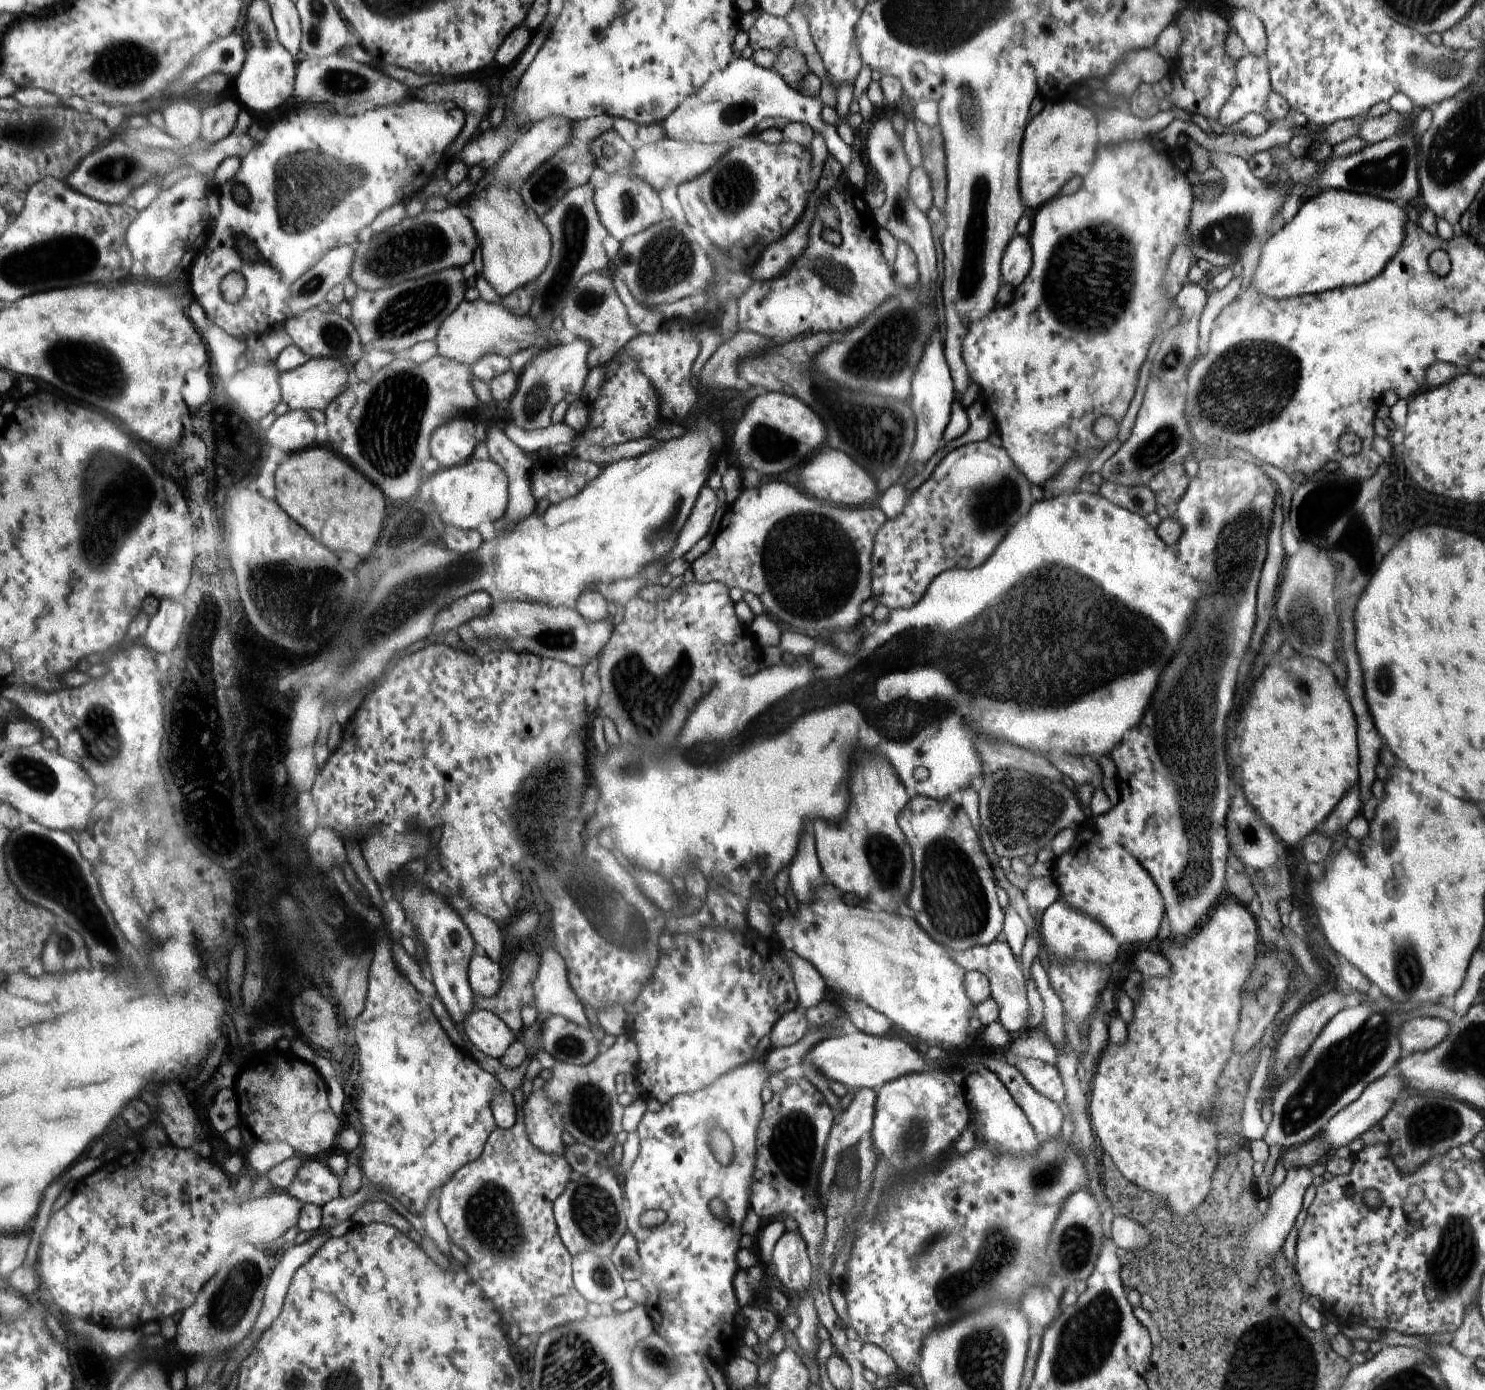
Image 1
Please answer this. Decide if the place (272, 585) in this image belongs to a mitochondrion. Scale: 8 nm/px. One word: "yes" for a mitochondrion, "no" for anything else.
yes

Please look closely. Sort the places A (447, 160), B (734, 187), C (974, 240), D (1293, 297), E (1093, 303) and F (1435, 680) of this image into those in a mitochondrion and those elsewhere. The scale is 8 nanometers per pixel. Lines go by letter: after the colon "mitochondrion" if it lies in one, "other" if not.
A: other
B: mitochondrion
C: mitochondrion
D: other
E: mitochondrion
F: other

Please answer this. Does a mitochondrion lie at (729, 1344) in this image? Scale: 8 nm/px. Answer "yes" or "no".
no

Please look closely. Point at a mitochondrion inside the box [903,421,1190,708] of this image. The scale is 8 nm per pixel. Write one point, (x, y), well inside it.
(992, 504)

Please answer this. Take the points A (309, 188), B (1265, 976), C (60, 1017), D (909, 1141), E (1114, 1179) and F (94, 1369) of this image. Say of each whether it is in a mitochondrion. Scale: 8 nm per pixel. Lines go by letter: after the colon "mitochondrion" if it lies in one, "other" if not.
A: mitochondrion
B: mitochondrion
C: other
D: mitochondrion
E: other
F: other

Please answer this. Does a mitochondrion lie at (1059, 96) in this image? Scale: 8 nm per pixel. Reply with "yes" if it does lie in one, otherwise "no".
no

